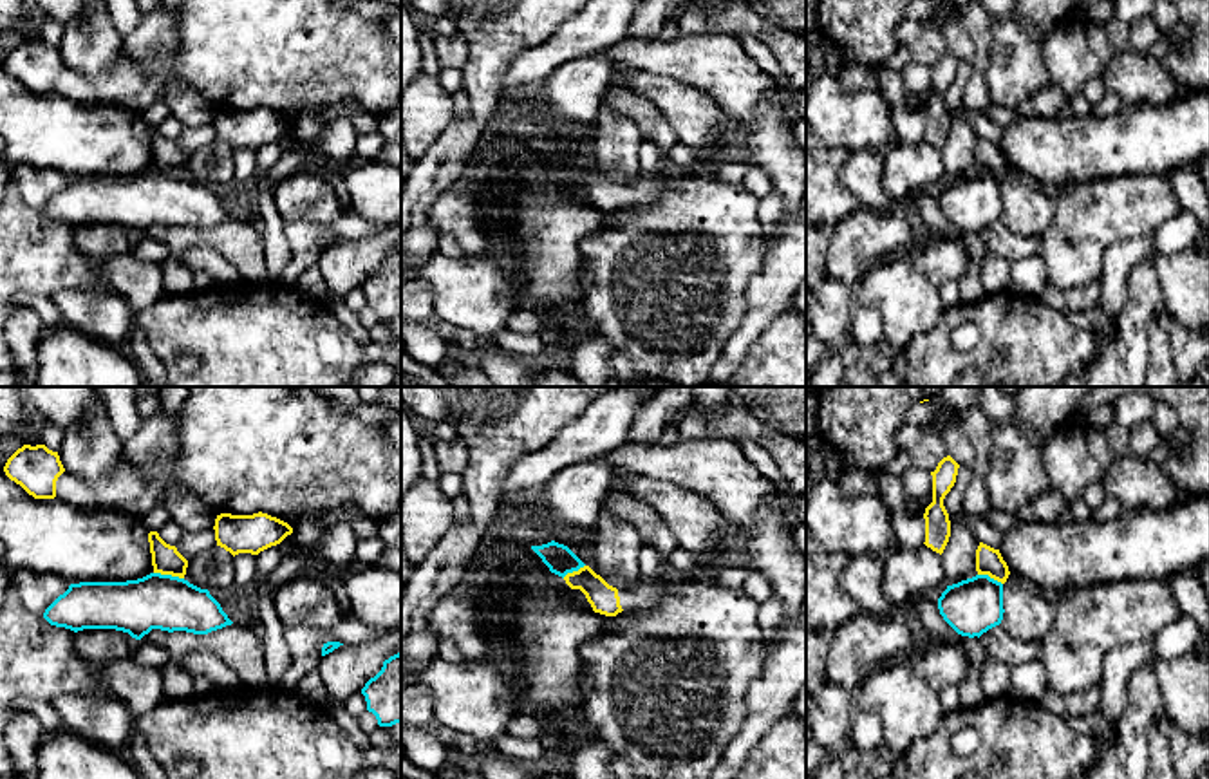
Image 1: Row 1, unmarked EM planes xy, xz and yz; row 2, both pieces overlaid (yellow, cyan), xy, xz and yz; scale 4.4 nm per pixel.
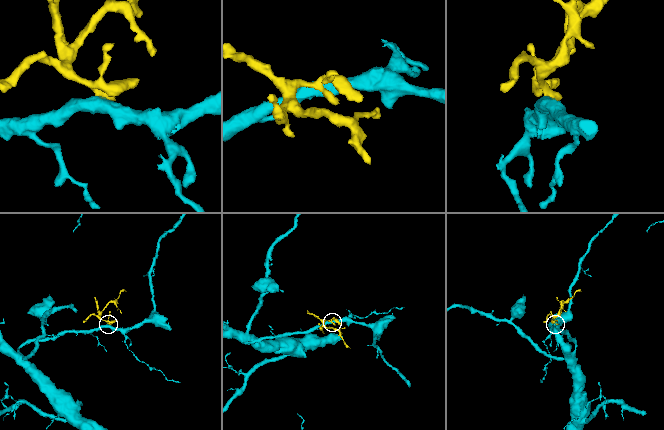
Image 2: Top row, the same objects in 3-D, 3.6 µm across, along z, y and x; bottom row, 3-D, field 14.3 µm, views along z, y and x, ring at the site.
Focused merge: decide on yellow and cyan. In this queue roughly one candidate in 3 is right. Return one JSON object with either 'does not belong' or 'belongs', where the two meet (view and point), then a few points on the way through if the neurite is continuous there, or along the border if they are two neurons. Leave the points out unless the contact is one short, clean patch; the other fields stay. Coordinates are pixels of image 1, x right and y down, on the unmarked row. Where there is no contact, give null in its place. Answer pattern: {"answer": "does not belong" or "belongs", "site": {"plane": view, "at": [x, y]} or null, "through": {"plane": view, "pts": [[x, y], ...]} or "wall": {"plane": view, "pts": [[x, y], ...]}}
{"answer": "does not belong", "site": {"plane": "xy", "at": [168, 168]}, "wall": {"plane": "xy", "pts": [[154, 167], [183, 174]]}}

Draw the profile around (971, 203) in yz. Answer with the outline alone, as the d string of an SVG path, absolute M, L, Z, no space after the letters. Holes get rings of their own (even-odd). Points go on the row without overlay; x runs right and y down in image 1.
M976 170L947 181L938 193L943 215L961 231L981 231L1003 215L1003 179L989 170Z

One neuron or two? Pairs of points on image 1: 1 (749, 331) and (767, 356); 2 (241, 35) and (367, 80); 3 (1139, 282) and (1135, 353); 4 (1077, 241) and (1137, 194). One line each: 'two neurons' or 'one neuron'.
1: two neurons
2: one neuron
3: one neuron
4: one neuron

